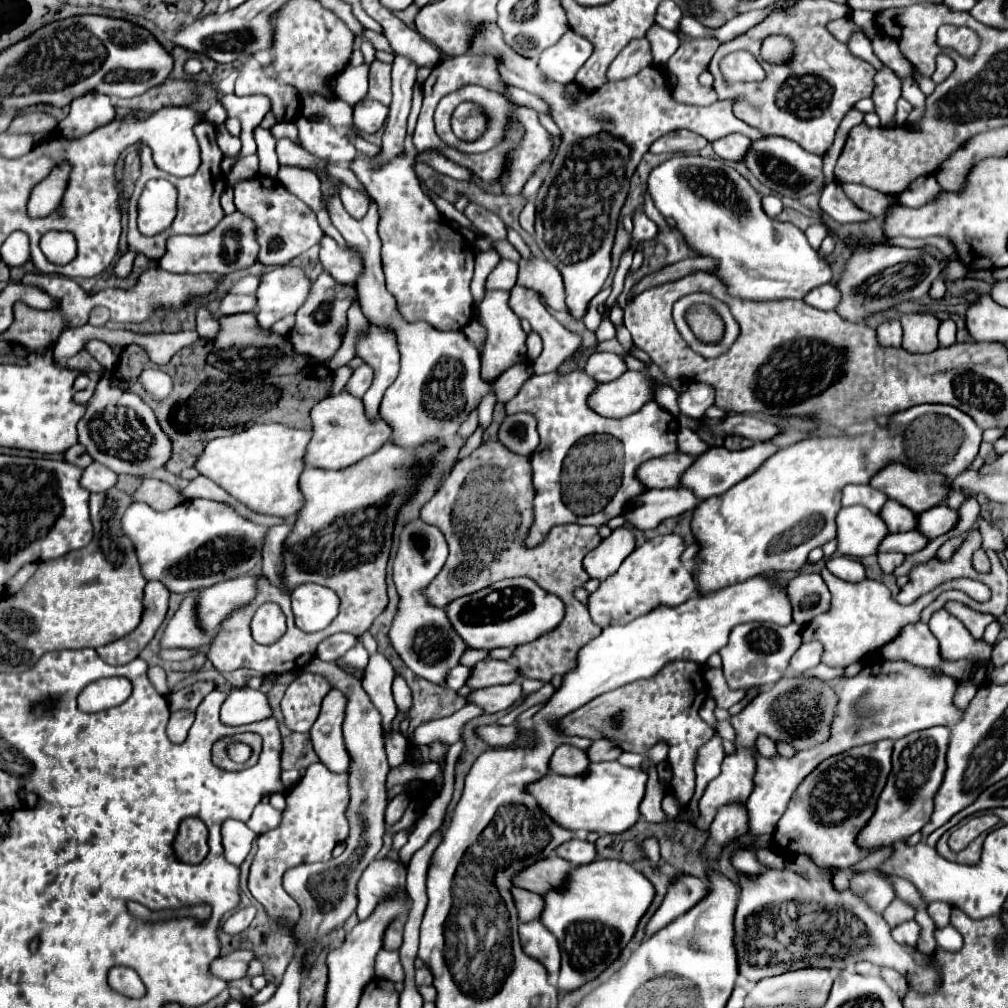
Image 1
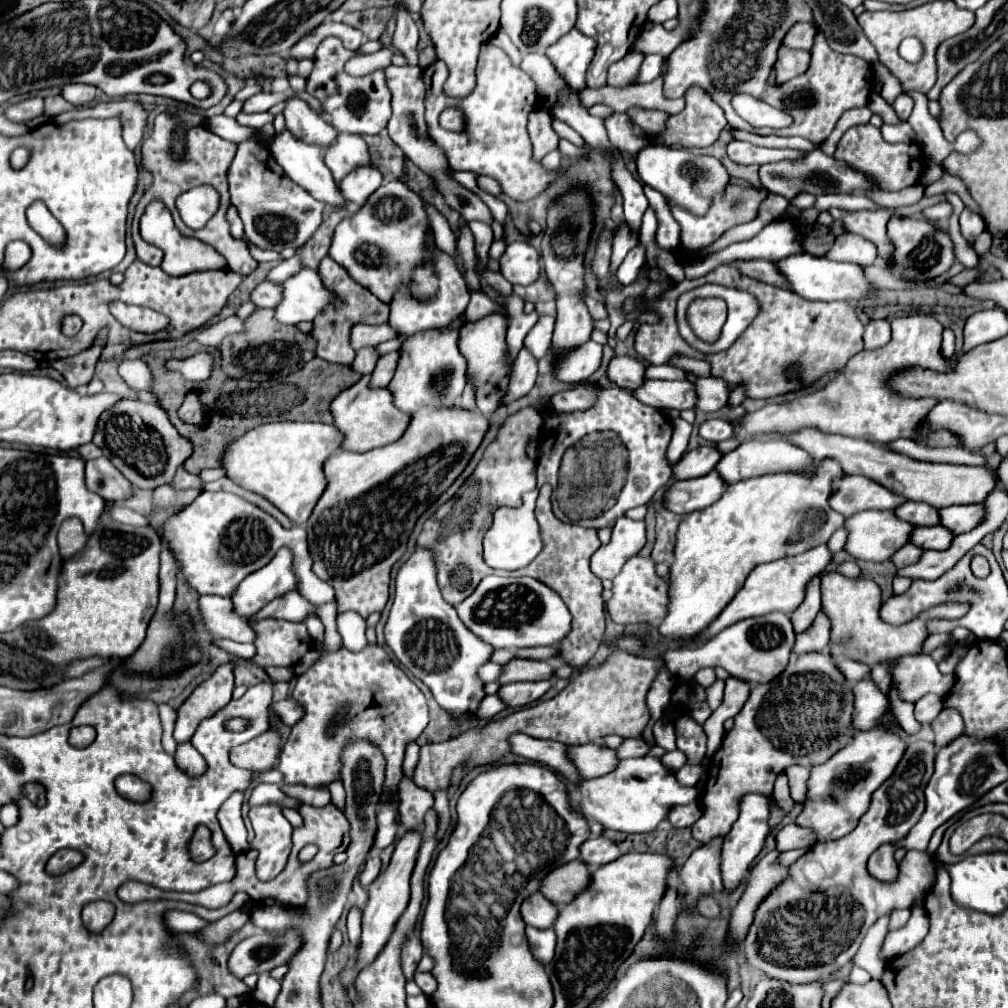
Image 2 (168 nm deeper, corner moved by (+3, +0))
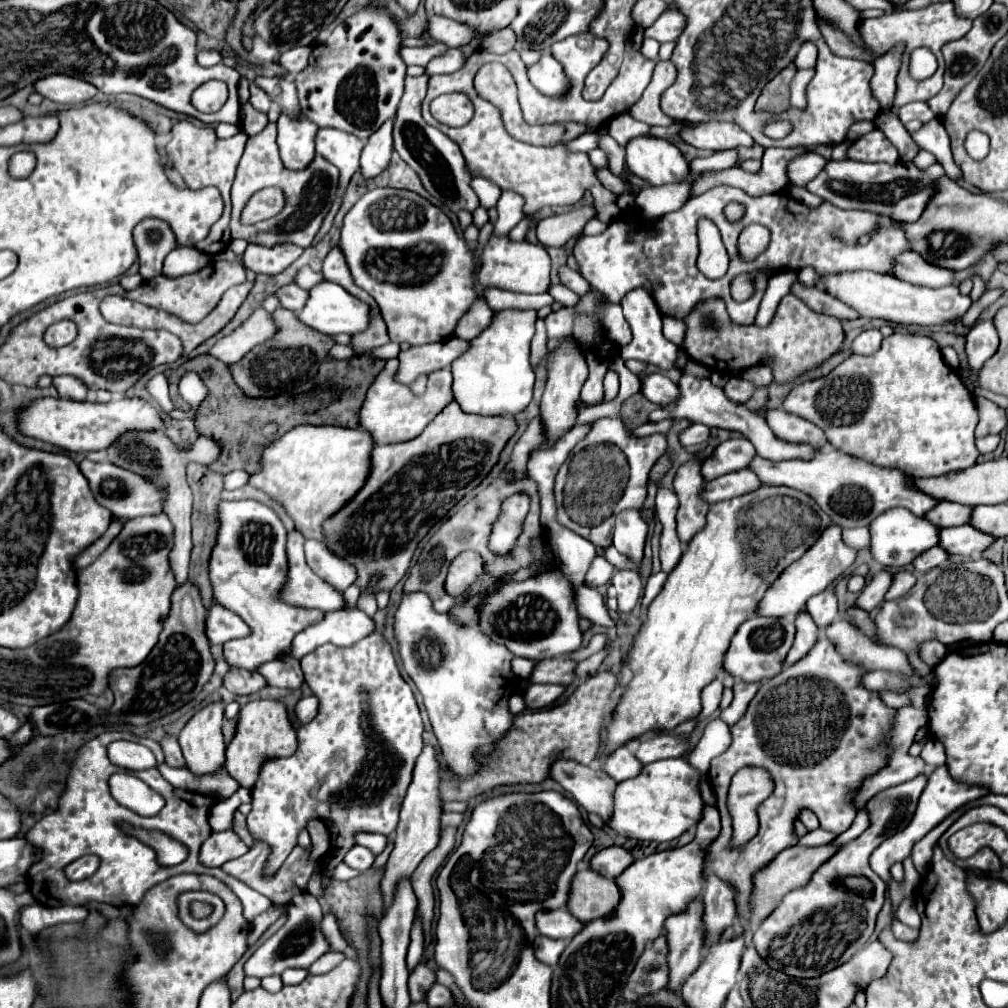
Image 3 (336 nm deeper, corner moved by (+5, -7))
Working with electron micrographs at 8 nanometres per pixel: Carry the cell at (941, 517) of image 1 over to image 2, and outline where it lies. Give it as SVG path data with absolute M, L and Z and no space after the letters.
M982 504L942 508L942 524L946 528L950 528L954 534L974 530L974 526L978 526L978 522L982 522L982 518L986 518L986 510Z

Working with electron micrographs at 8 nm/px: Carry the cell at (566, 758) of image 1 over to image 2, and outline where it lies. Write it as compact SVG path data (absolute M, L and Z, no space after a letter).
M582 744L570 748L570 758L576 764L582 778L596 778L602 774L610 774L614 766L618 766L618 756L614 748L602 744Z

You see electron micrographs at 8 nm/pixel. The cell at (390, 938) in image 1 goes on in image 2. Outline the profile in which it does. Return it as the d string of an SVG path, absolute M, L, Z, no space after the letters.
M412 936L412 938L404 944L404 948L402 948L402 970L404 970L406 980L412 980L412 976L414 976L414 972L416 972L416 968L418 968L418 962L420 962L422 954L424 954L424 952L422 952L420 940Z

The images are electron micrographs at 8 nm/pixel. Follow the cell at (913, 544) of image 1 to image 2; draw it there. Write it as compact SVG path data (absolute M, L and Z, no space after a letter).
M942 524L926 526L926 528L920 526L912 534L912 542L916 546L920 546L920 548L926 548L926 550L928 548L932 548L932 550L946 550L952 540L954 540L954 534Z

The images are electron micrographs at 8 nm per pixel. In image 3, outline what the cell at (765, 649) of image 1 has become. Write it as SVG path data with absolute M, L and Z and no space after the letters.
M754 615L746 619L734 633L730 647L724 653L722 669L730 673L734 679L740 679L746 683L758 683L758 681L772 679L784 669L784 661L792 647L792 641L794 641L794 623L790 619Z

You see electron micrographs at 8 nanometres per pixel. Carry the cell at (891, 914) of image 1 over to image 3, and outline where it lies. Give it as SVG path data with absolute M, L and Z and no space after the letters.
M894 921L894 923L890 925L890 931L892 931L894 937L900 939L900 941L914 941L914 939L918 937L918 931L916 931L916 929L910 929L910 927L906 927L906 925L900 923L900 921Z

